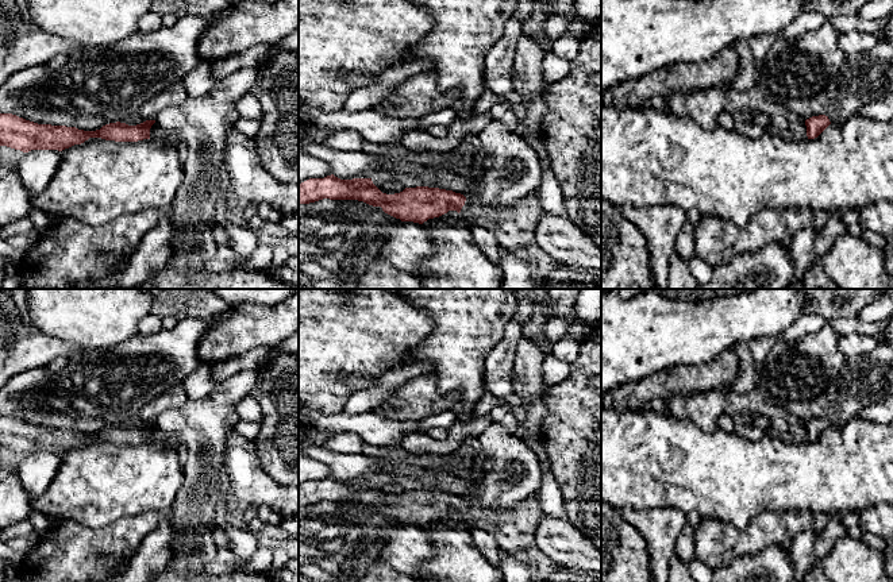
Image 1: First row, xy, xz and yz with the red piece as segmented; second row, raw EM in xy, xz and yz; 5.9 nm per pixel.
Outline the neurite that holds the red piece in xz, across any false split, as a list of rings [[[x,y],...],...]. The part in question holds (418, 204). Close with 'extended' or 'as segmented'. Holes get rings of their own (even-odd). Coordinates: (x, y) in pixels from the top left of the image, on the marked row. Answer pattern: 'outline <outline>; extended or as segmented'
outline [[[334,174],[324,178],[309,178],[299,185],[299,204],[309,204],[323,199],[358,200],[382,211],[401,221],[423,224],[449,211],[457,211],[473,228],[484,227],[499,236],[508,250],[527,248],[535,240],[542,213],[539,189],[528,193],[511,207],[486,207],[470,203],[463,194],[453,190],[416,186],[400,193],[382,193],[372,178],[340,180]]]; extended

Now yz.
outline [[[819,115],[805,120],[808,139],[817,138],[831,124],[828,116]]]; as segmented

